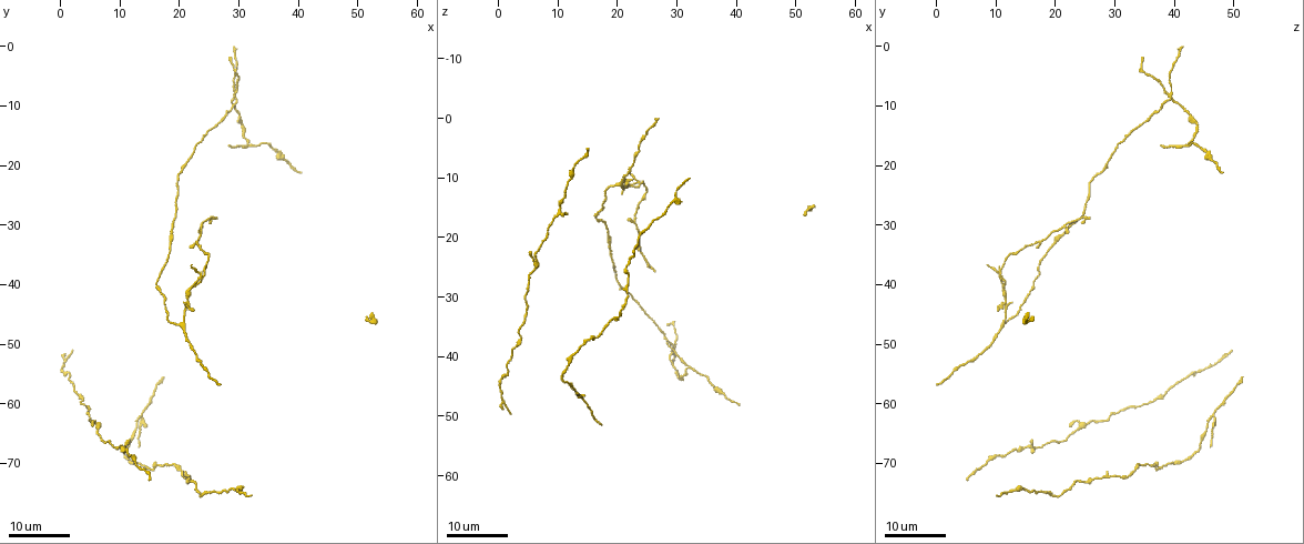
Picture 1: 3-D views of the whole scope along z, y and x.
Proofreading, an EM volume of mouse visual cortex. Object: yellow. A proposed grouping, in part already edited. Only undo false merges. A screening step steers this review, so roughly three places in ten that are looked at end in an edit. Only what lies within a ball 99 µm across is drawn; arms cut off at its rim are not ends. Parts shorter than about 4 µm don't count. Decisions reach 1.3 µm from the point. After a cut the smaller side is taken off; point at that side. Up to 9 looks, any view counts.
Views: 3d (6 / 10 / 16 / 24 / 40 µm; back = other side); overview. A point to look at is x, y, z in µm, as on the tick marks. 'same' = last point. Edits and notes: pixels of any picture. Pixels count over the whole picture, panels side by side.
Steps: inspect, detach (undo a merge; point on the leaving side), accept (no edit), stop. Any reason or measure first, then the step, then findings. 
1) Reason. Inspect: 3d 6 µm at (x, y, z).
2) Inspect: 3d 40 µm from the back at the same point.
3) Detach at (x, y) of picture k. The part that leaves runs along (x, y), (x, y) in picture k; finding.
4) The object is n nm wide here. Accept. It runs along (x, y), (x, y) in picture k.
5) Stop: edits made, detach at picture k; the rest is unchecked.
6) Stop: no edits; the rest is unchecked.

Looks like a crossing. Inspect: 3d 24 µm at (29.5, 9.0, 39.5).

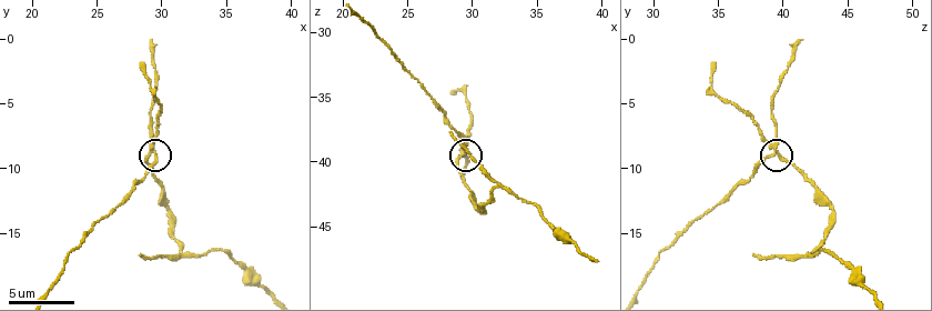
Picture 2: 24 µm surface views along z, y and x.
Inspect: 3d 10 µm at (29.4, 8.6, 39.4).

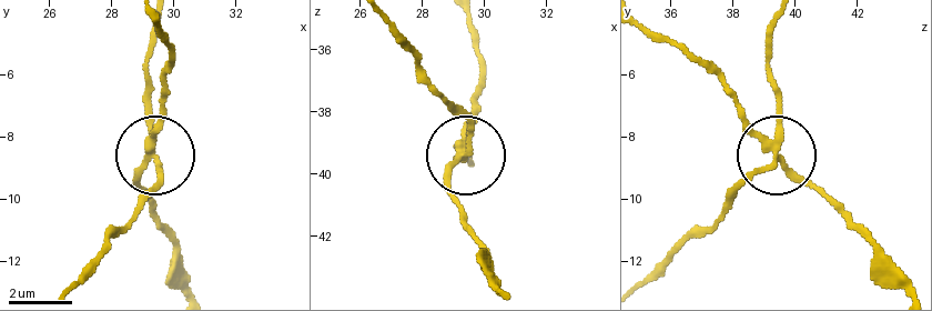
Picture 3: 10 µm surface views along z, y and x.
The object is 220 nm wide here. Detach at (134, 184) of picture 3. Two neurons meet here.

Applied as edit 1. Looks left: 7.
Inspect: overview.

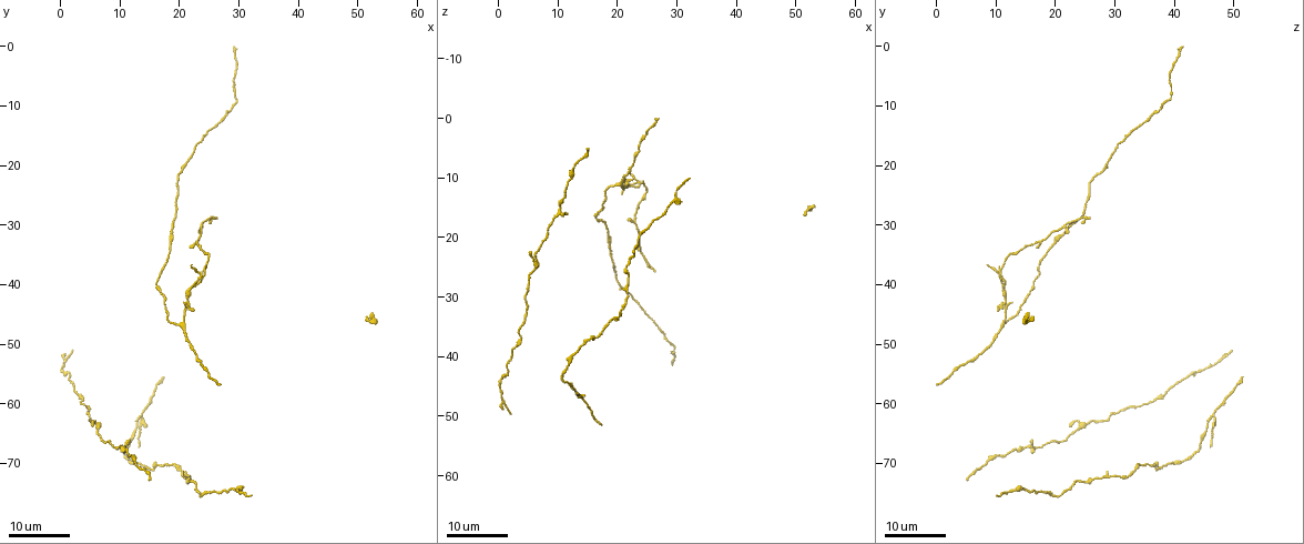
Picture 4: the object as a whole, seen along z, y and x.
Inspect: 3d 24 µm at (0.0, 54.5, 44.5).

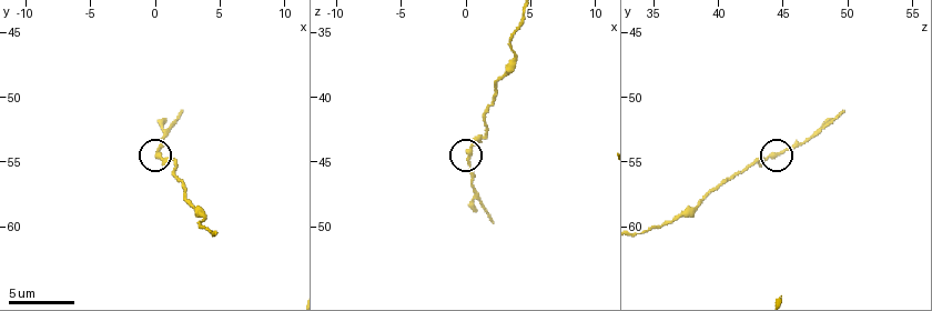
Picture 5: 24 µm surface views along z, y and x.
Inspect: 3d 10 µm at (0.4, 54.4, 44.2).

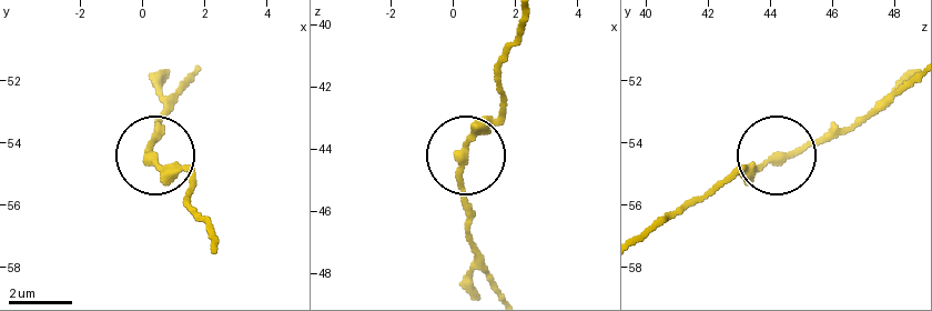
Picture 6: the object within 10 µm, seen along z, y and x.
Accept. It runs along (526, 19), (497, 74), (499, 106), (465, 153), (465, 239) in picture 6; continuous, no second neuron.

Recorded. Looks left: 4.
Narrows sharply. Inspect: 3d 16 µm at (11.5, 69.5, 41.5).

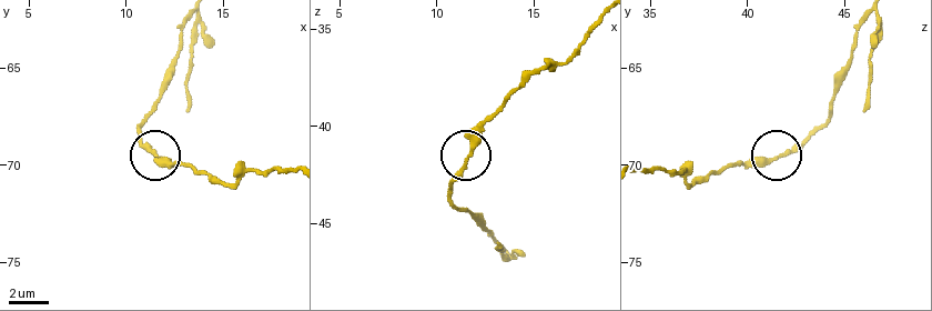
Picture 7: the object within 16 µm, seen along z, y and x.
Inspect: 3d 10 µm at (11.8, 69.7, 41.4).

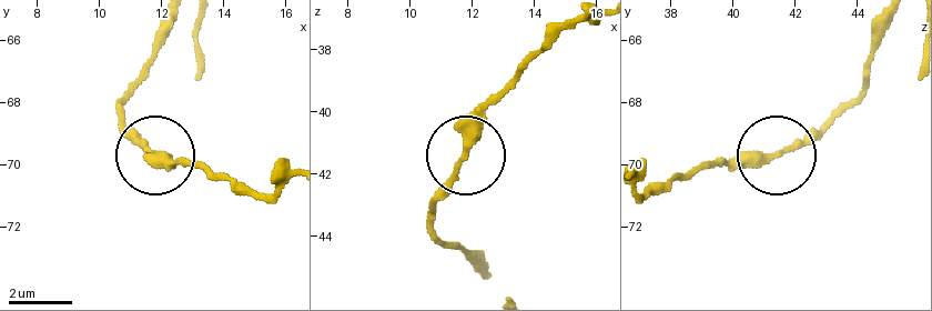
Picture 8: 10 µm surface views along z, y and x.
Accept. Continuous, no second neuron.

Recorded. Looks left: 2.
A narrow waist. Inspect: 3d 16 µm at (15.5, 70.5, 37.5).

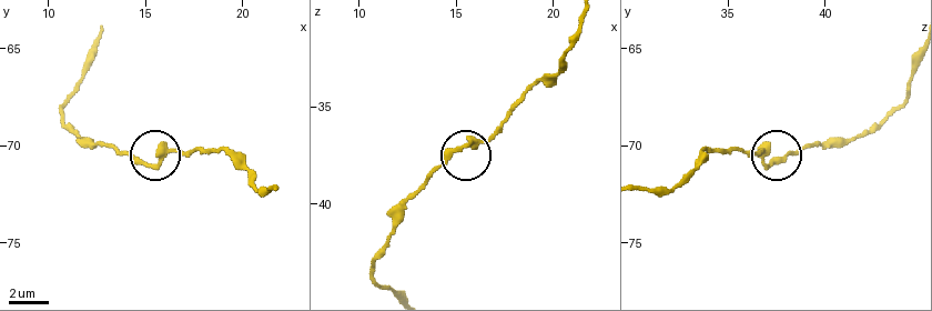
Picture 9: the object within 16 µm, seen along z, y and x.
Inspect: 3d 6 µm at (15.6, 71.0, 36.9).

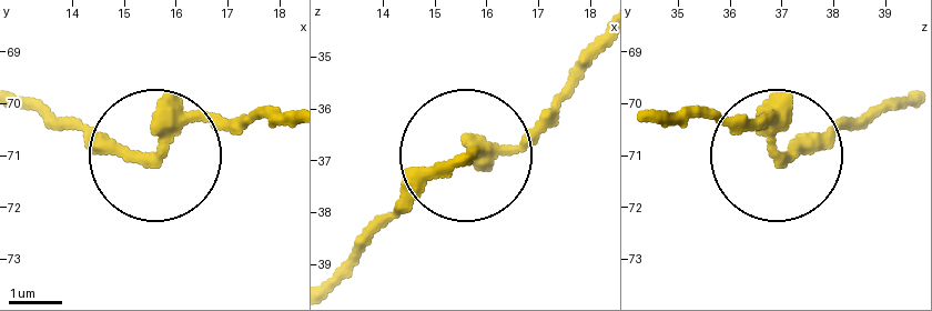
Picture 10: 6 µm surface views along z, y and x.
3 arms meet here. Accept. Continuous, no second neuron.

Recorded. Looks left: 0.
Stop: edits made, detach at picture 3; the rest is unchecked.

